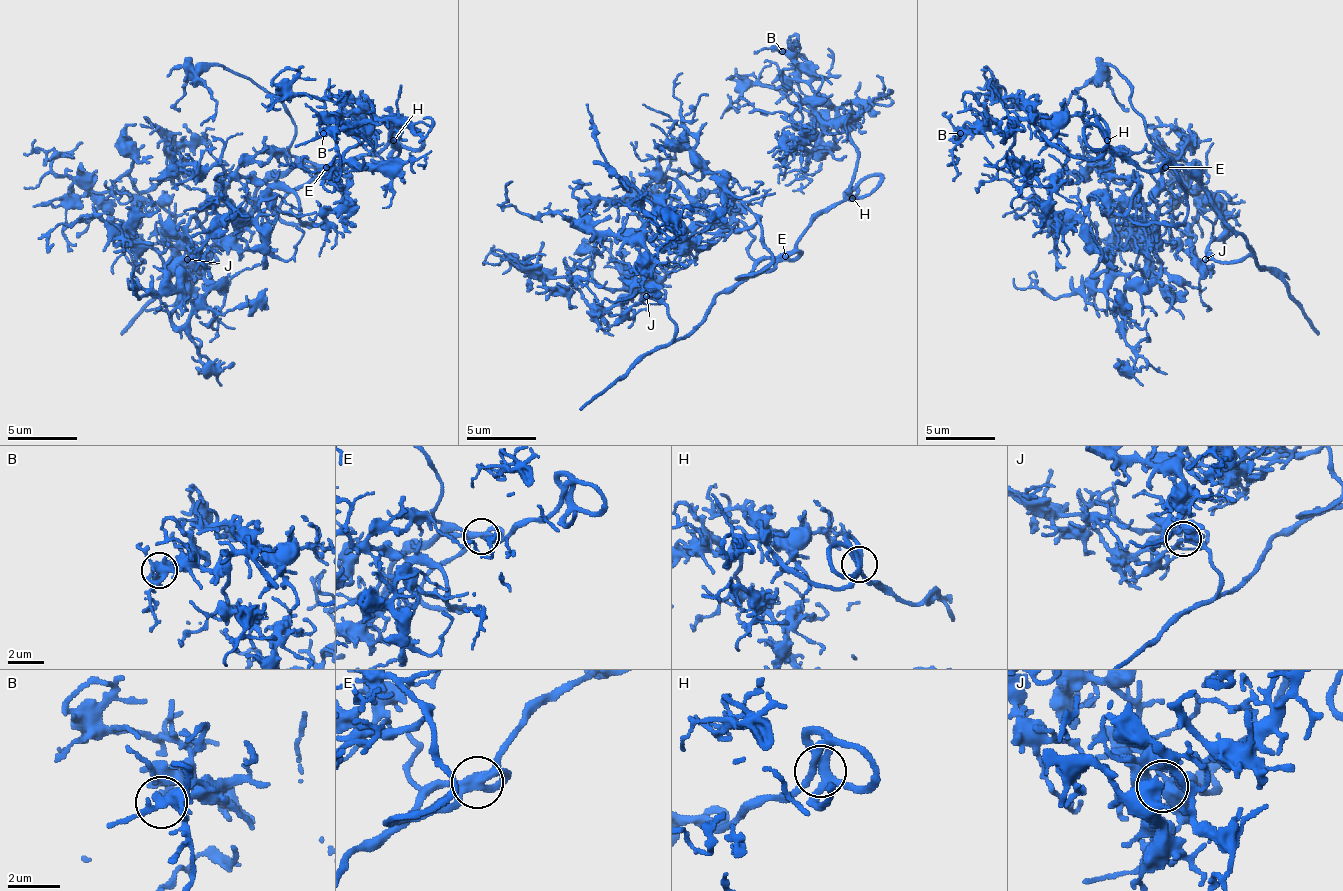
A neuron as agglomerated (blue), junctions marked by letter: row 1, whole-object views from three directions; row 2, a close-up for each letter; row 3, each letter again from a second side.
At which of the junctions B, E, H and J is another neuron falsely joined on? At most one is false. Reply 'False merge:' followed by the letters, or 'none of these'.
False merge: none of these

